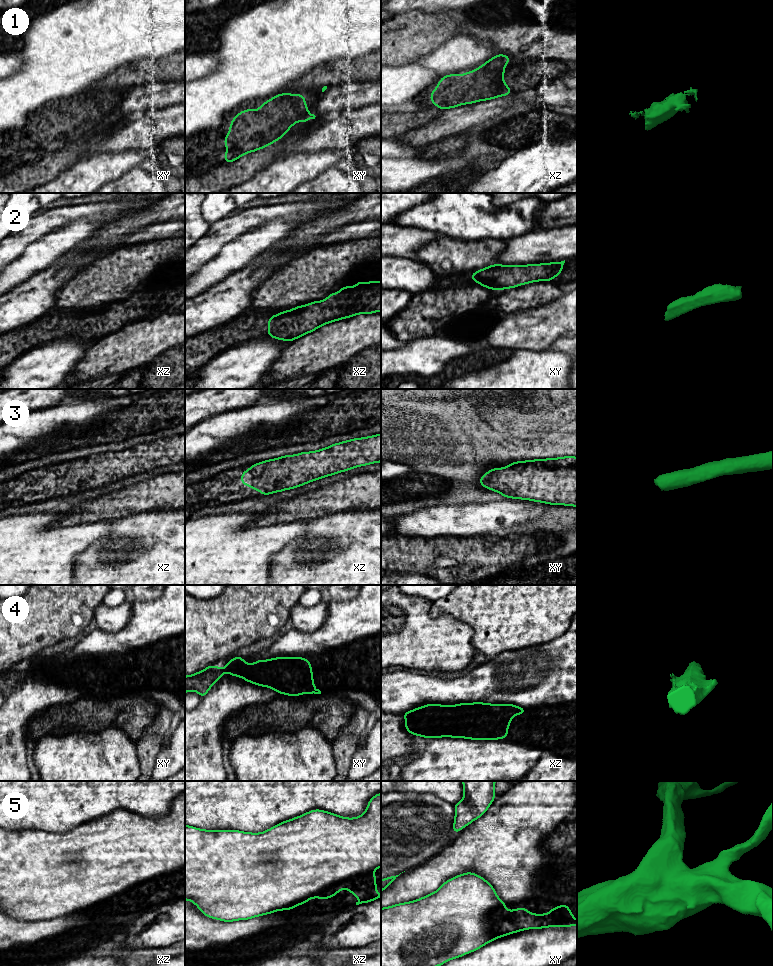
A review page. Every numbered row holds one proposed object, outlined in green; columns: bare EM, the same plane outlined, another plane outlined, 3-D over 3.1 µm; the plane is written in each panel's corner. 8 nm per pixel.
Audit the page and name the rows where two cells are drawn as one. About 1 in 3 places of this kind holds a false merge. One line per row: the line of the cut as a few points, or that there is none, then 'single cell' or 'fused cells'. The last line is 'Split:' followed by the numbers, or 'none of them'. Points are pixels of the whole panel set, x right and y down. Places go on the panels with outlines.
1: no cut | single cell
2: no cut | single cell
3: no cut | single cell
4: no cut | single cell
5: xz (374, 868), (355, 873), (279, 909) | fused cells
Split: 5

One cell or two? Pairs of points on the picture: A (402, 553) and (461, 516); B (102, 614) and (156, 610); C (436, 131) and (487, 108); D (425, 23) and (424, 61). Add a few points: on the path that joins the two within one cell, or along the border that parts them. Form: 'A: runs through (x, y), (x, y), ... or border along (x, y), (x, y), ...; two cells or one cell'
A: border along (404, 535), (426, 537), (450, 536); two cells
B: border along (129, 597), (130, 618), (117, 632); two cells
C: runs through (449, 123), (474, 113); one cell
D: border along (444, 42), (423, 54), (416, 61); two cells

